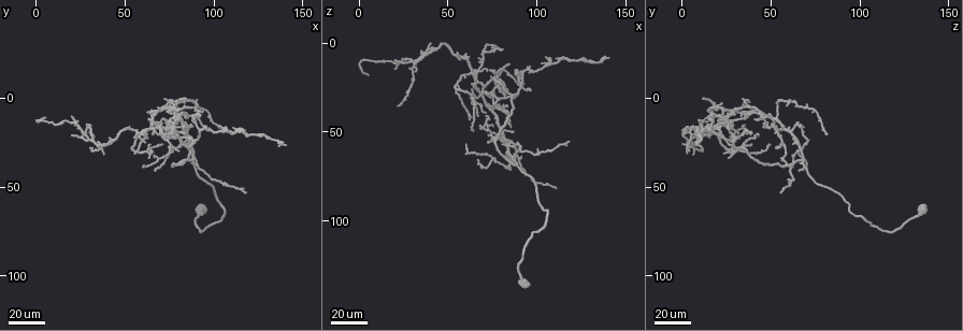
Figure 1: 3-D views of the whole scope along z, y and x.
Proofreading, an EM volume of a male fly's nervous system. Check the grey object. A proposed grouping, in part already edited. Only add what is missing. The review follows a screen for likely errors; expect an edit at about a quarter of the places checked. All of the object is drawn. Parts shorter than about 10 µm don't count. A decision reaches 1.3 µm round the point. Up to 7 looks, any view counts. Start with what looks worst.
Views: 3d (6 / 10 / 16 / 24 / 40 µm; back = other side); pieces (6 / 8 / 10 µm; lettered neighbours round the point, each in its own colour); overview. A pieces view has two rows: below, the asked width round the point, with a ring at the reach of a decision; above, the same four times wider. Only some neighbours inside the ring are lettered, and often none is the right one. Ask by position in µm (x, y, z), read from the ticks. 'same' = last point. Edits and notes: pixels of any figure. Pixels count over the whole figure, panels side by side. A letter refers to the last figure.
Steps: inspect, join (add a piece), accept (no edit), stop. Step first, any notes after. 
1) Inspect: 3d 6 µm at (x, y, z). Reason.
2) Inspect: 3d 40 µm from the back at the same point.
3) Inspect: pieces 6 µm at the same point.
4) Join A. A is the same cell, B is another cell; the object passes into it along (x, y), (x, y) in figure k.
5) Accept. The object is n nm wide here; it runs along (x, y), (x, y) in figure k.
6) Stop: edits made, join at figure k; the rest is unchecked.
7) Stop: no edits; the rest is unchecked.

Inspect: 3d 40 µm at (84, 0, 12). An open end.

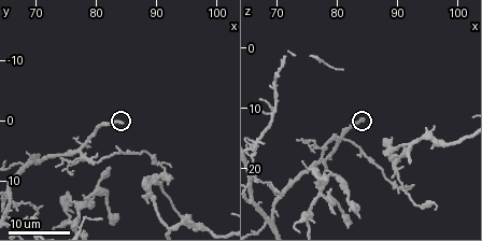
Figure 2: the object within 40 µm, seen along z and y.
Inspect: pieces 8 µm at (84.0, 0.0, 12.0).

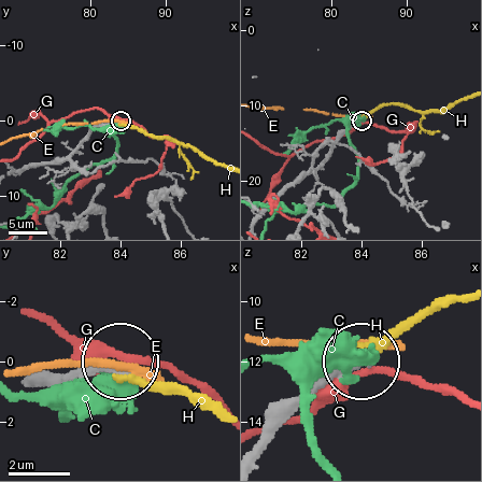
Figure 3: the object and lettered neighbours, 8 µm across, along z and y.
Join H. The object is 270 nm wide here; H is the same cell, C, E and G are other cells; the object passes into it along (293, 413), (461, 300) in figure 3; the neuron continues.

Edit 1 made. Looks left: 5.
Inspect: overview.

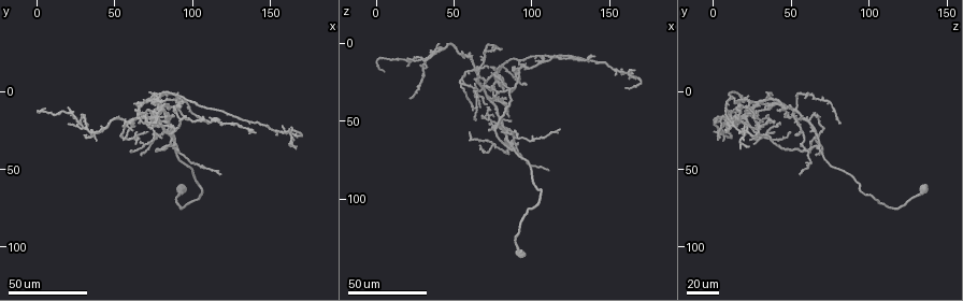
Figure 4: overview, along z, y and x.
Inspect: 3d 24 µm at (86, 10, 48). An open end.

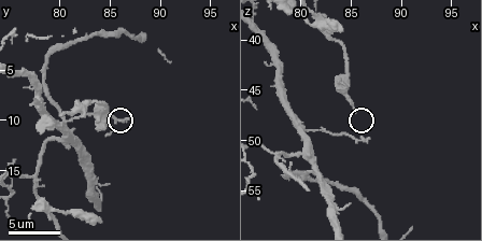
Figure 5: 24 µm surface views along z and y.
Inspect: pieces 6 µm at (86.6, 9.8, 49.8). See the neighbours.

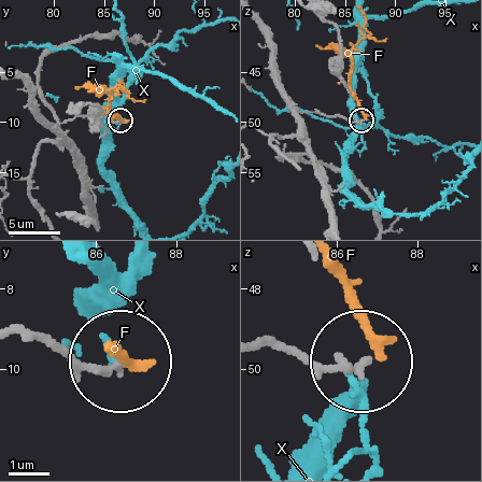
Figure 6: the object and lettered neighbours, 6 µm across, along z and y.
Accept. F and X are other cells; it runs along (25, 332), (114, 364) in figure 6; no lettered piece goes on from it.

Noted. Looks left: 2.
Inspect: 3d 24 µm at (20, 22, 11). Free end.

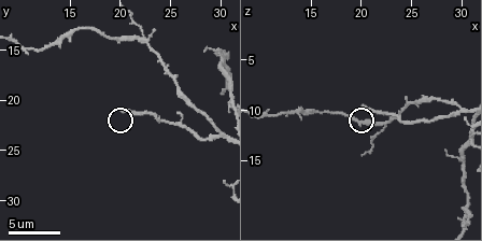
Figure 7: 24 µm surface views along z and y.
Inspect: pieces 8 µm at (20.4, 21.0, 9.6).

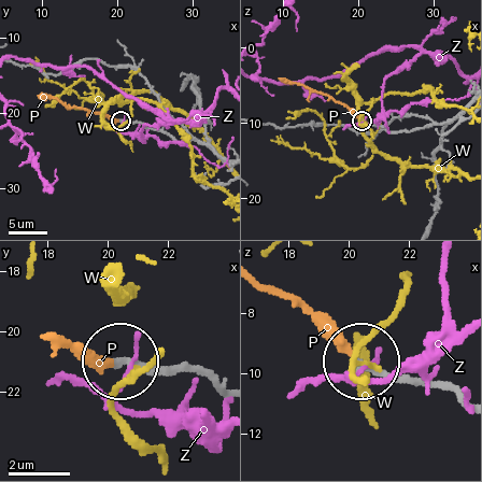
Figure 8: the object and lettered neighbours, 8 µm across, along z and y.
Join P. The object is 230 nm wide here; P is the same cell, W and Z are other cells; the neuron continues.

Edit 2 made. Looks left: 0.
Stop: edits made, join at figure 3, join at figure 8; the rest is unchecked.

